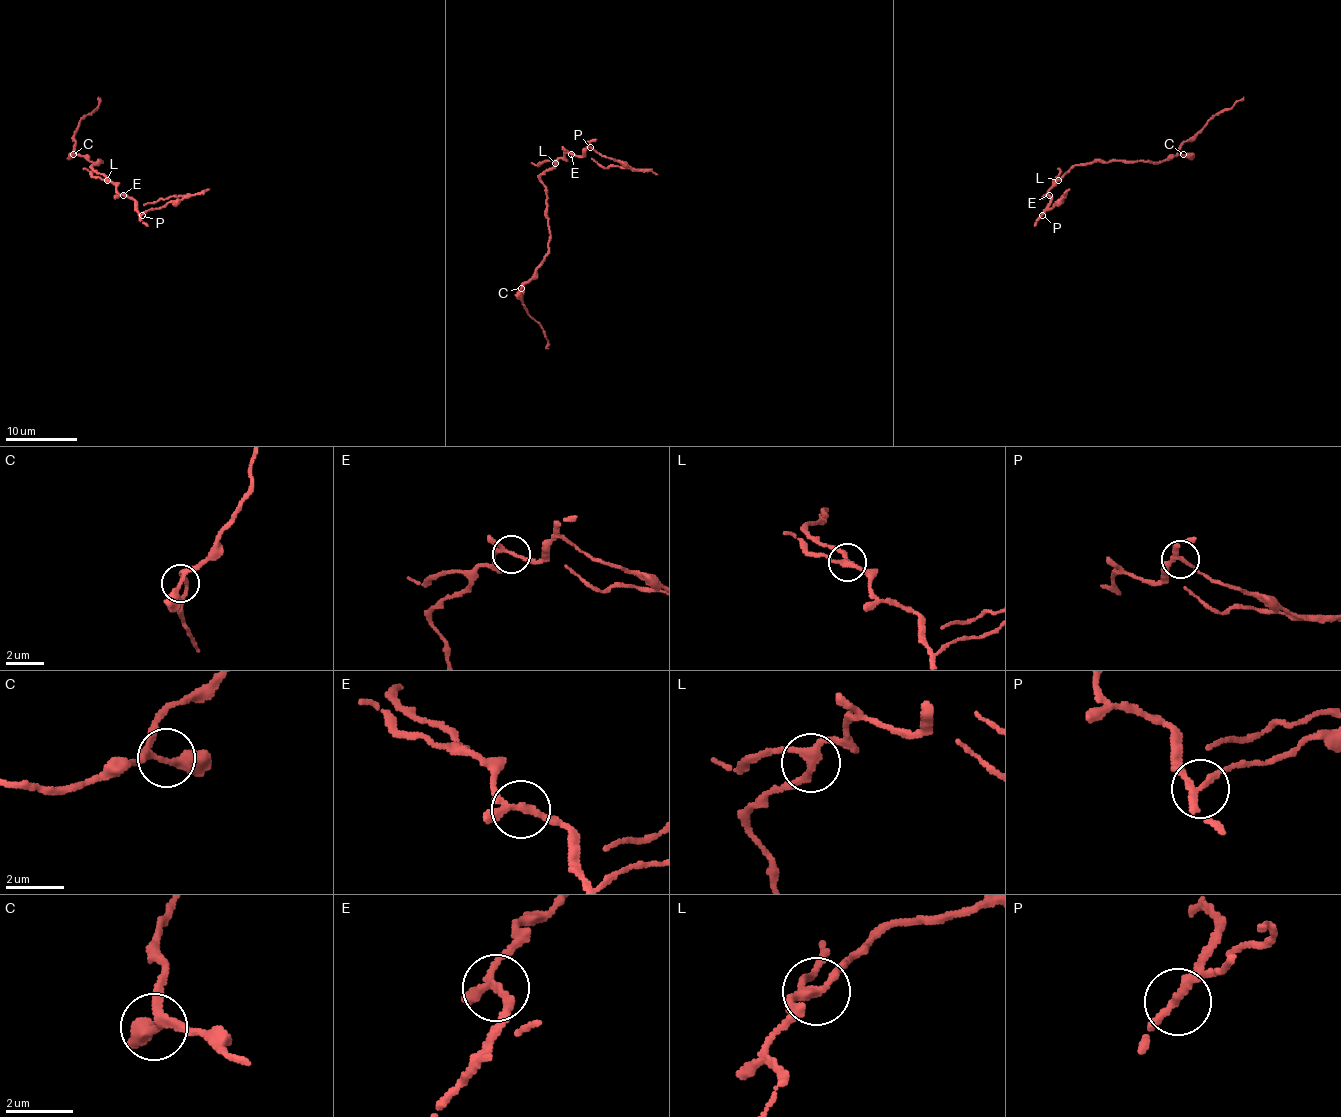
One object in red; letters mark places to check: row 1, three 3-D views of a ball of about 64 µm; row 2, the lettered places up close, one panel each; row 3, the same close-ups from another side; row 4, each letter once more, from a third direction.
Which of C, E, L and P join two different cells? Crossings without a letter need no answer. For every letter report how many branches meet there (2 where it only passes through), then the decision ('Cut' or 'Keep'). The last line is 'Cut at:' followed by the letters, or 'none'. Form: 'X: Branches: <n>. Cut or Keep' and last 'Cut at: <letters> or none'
C: Branches: 3. Keep
E: Branches: 3. Keep
L: Branches: 3. Keep
P: Branches: 3. Cut
Cut at: P

